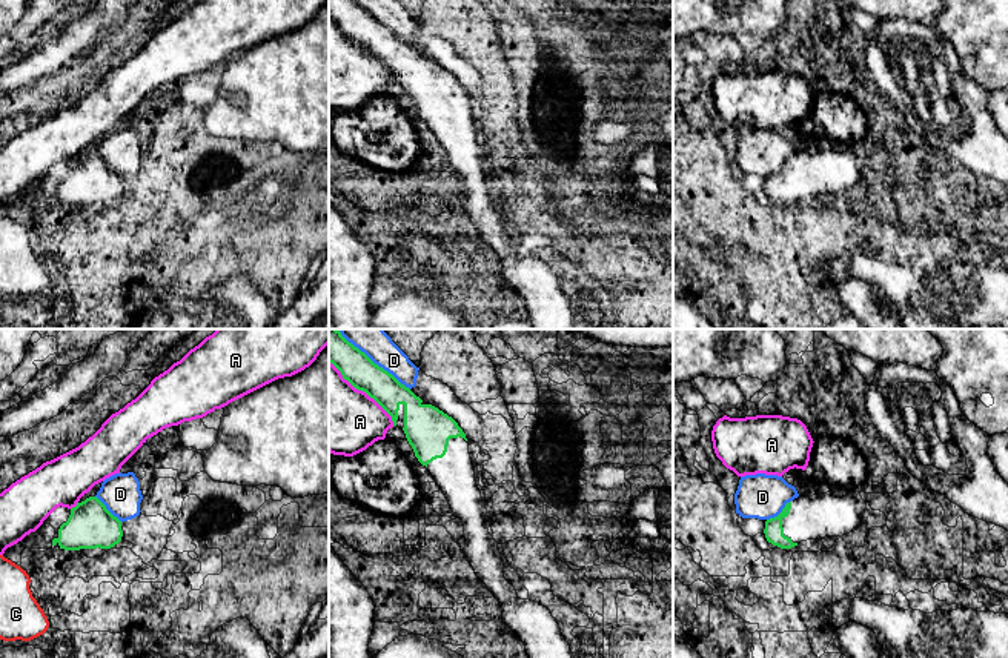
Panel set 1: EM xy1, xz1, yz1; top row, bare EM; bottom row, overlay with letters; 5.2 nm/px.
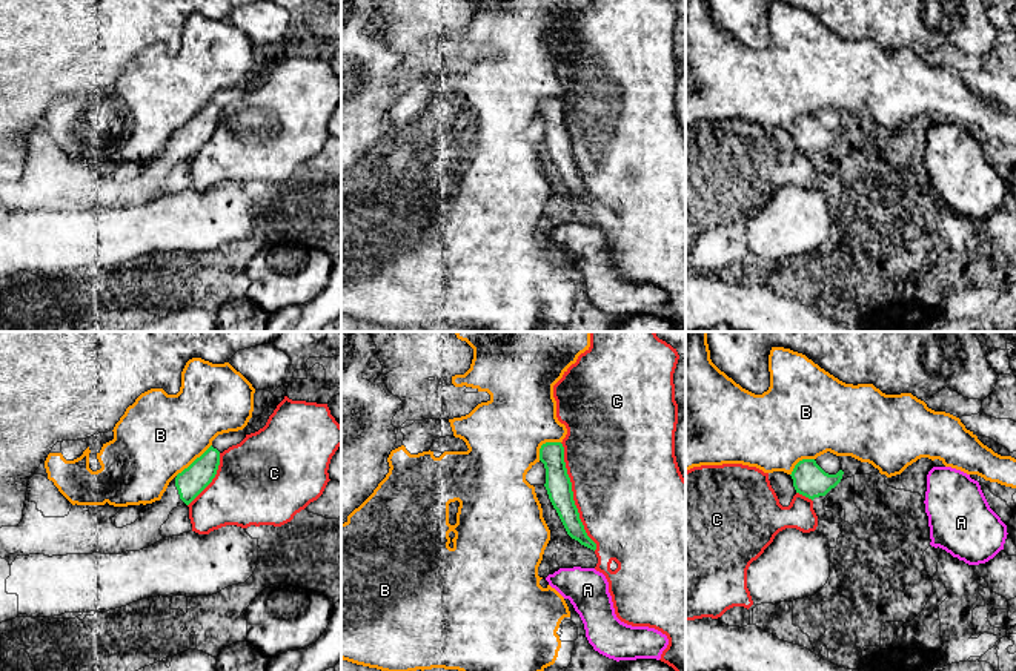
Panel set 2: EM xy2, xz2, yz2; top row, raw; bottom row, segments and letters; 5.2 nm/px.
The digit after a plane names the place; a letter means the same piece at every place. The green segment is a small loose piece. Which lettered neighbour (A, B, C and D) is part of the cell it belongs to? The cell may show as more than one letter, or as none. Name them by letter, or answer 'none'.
none

